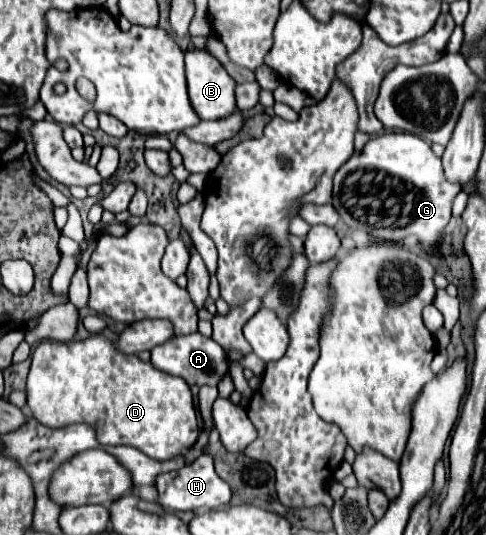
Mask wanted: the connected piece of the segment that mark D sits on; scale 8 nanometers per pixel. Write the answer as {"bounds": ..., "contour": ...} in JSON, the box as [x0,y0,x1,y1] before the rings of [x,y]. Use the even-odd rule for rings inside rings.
{"bounds":[27,335,199,461],"contour":[[[91,335],[85,341],[69,343],[41,341],[33,351],[33,363],[27,379],[27,405],[41,425],[53,429],[73,423],[93,425],[101,445],[133,445],[159,461],[183,455],[199,439],[193,393],[185,379],[159,371],[151,363],[143,363],[137,355],[119,353],[115,349],[115,341],[103,335]]]}

